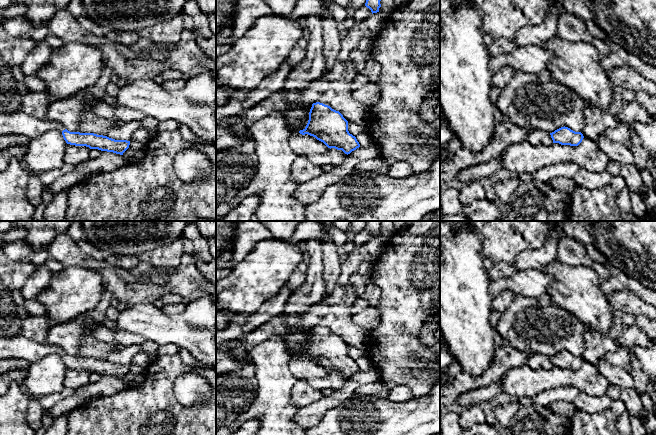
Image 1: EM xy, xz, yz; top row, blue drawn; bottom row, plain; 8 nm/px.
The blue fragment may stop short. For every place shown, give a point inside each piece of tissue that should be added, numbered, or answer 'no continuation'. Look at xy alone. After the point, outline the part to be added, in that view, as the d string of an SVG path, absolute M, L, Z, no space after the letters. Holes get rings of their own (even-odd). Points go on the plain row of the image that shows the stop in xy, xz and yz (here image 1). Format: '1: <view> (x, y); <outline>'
1: xy (20, 347); M22 334L14 338L0 337L0 359L19 358L34 363L53 353L65 354L59 346L35 342Z

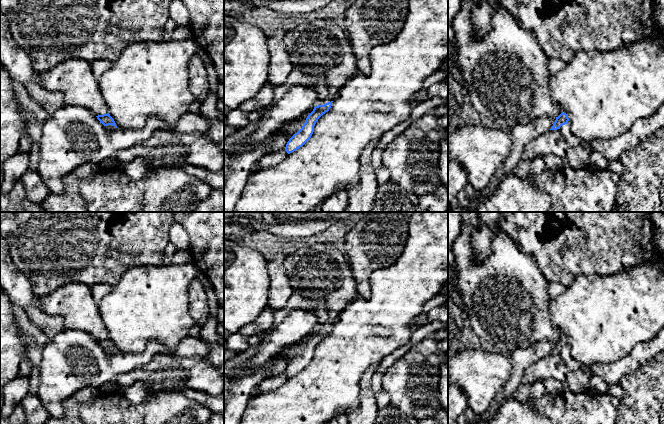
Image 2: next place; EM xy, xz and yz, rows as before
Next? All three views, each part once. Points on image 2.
no continuation

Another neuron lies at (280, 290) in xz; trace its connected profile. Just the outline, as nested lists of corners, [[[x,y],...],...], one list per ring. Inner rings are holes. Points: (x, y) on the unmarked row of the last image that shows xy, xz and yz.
[[[278,254],[267,262],[271,284],[266,310],[272,312],[284,309],[293,294],[291,282],[284,267],[285,258],[285,254]]]

